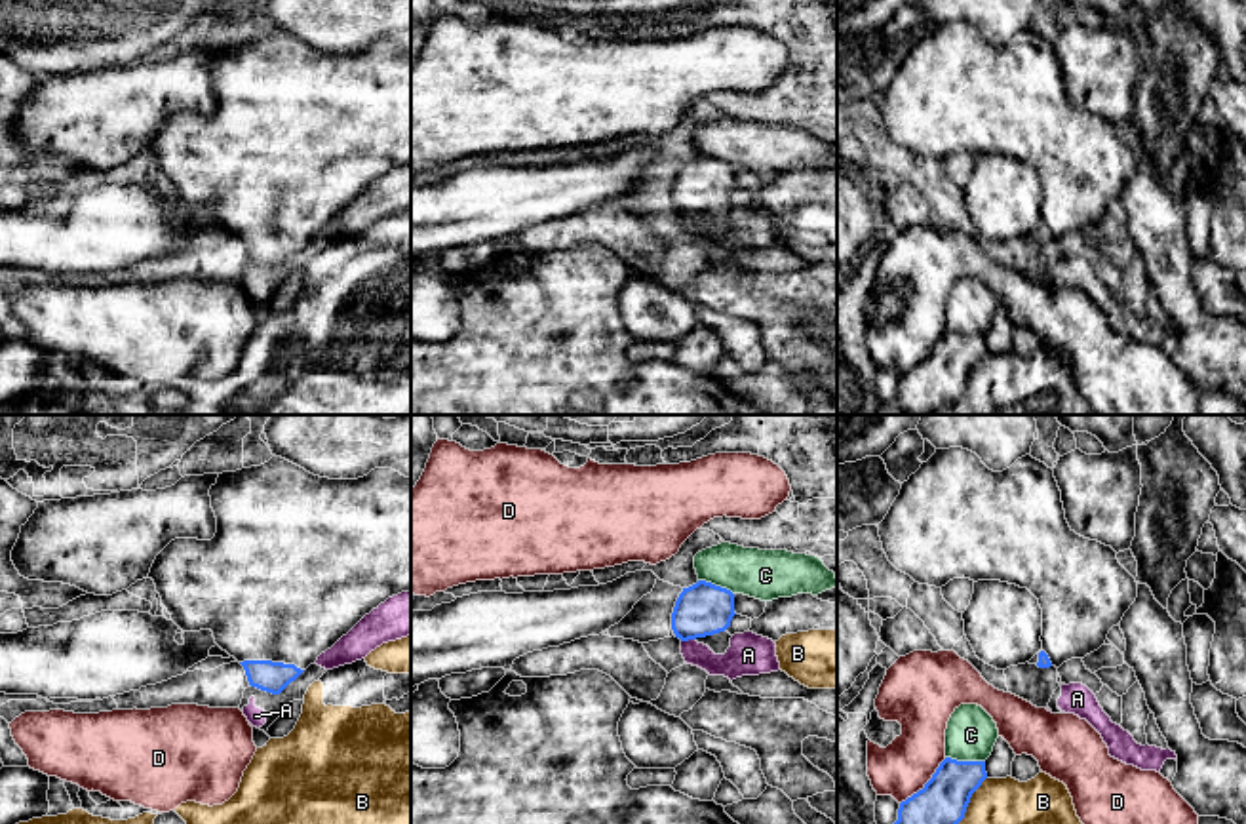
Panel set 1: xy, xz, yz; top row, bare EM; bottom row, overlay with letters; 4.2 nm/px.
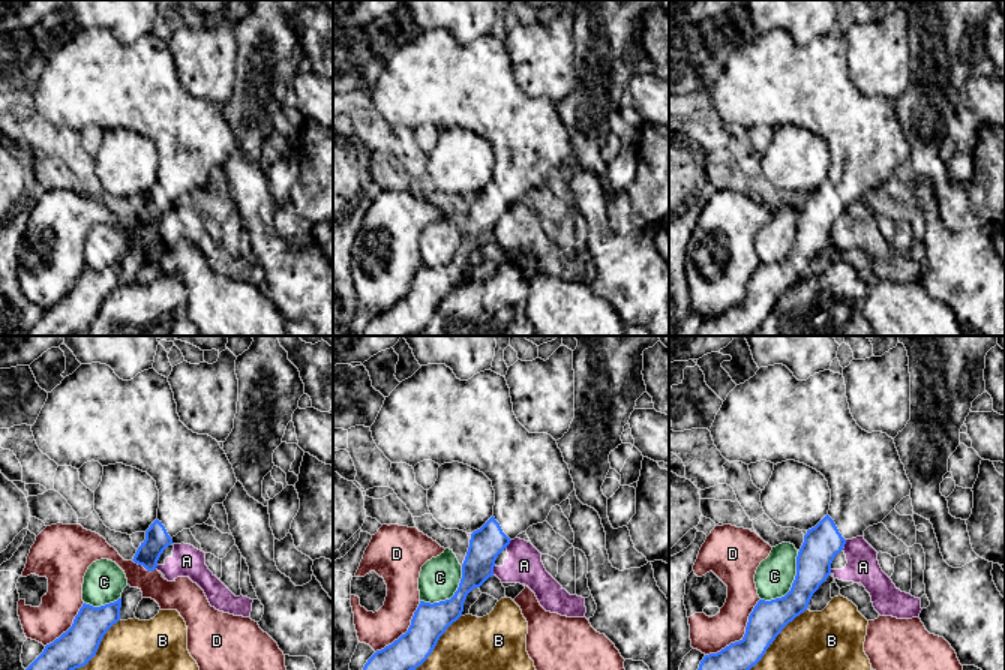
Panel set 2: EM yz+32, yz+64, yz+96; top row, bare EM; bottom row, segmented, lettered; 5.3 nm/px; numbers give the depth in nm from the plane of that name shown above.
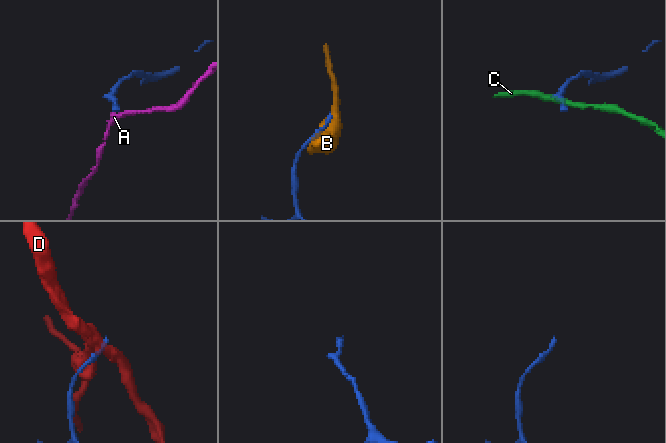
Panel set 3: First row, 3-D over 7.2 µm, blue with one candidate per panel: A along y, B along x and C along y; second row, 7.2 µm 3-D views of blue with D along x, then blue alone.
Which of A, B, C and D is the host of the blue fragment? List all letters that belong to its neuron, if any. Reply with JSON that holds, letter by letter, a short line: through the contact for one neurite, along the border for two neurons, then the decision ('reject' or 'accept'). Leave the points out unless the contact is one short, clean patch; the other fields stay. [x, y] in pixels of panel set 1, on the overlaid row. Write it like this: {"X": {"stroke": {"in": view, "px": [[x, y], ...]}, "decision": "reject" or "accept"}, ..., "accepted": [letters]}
{"A": {"decision": "reject"}, "B": {"decision": "reject"}, "C": {"decision": "reject"}, "D": {"decision": "reject"}, "accepted": []}

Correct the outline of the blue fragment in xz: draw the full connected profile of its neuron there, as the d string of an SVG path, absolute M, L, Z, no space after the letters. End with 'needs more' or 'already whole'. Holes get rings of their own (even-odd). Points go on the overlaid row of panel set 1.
M698 580L679 594L672 613L672 630L681 641L696 639L715 655L725 655L732 638L727 628L734 615L730 590Z; needs more

